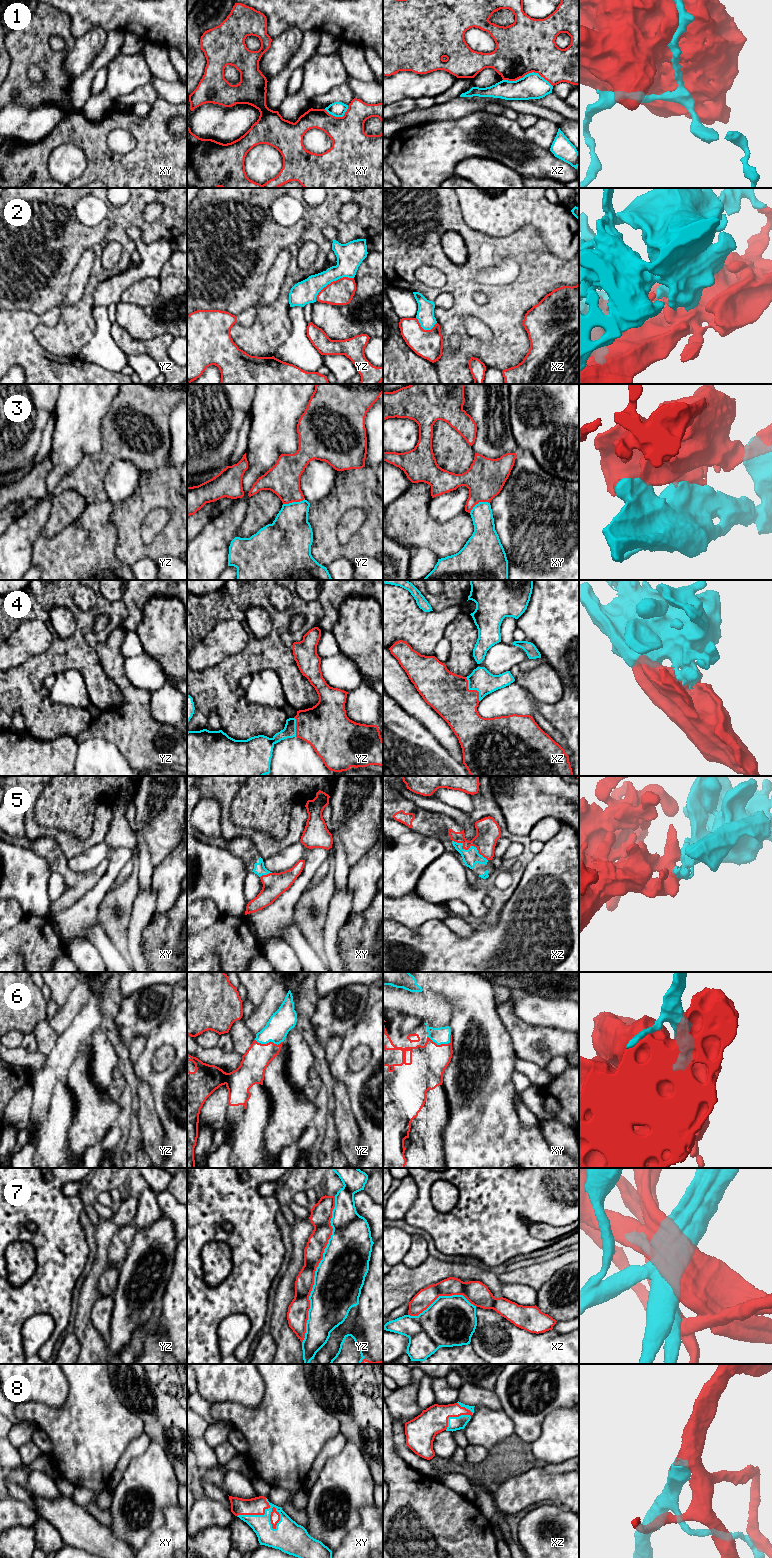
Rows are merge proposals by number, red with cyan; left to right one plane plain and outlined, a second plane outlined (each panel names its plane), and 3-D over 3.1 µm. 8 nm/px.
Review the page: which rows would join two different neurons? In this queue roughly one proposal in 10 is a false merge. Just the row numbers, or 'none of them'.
1

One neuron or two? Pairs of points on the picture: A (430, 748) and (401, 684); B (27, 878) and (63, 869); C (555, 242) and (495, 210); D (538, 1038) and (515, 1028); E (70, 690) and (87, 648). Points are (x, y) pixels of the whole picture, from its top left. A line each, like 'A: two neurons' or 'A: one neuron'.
A: two neurons
B: two neurons
C: one neuron
D: one neuron
E: two neurons

